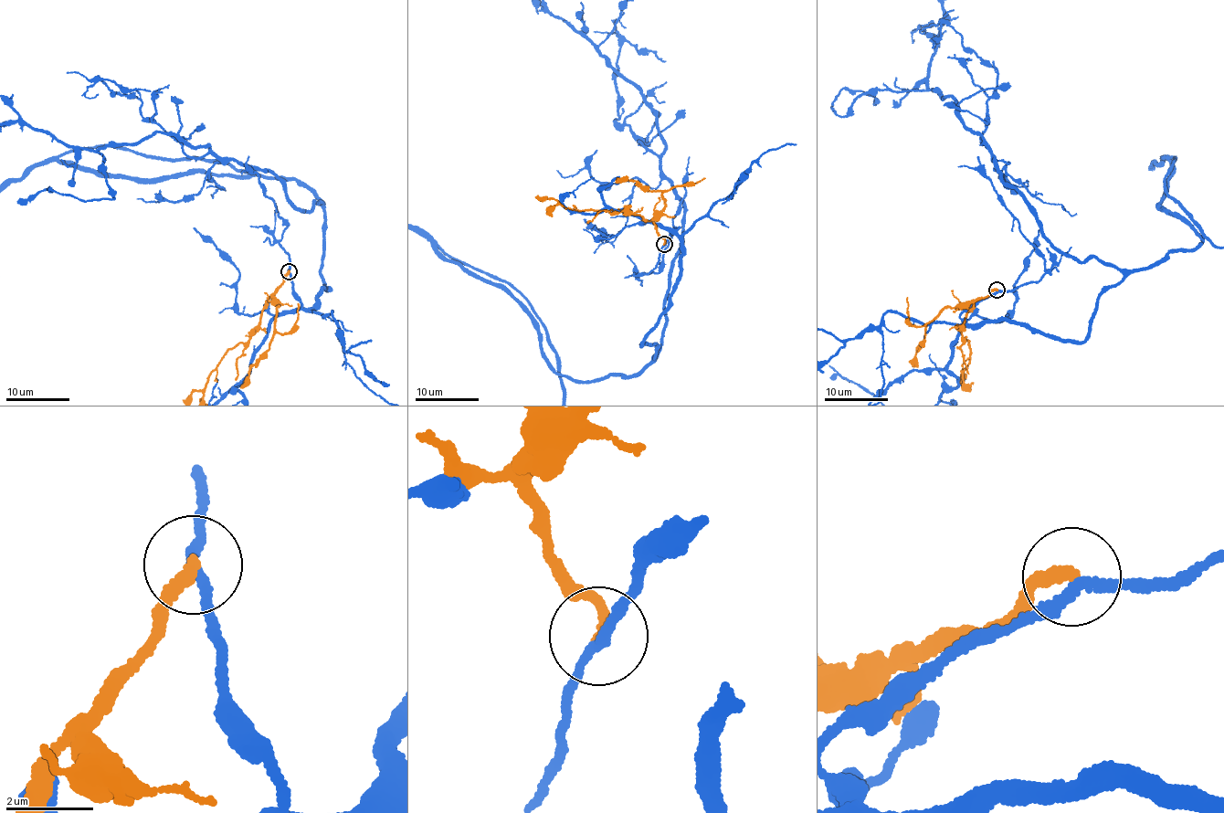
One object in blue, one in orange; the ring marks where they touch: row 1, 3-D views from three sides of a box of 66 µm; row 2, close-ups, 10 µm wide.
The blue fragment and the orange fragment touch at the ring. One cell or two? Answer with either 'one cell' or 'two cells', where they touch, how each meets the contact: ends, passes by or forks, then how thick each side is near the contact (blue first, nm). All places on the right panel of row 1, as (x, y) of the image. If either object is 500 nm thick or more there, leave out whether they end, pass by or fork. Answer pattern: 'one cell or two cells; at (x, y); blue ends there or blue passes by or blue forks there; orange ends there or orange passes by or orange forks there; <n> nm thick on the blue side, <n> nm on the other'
two cells; at (997, 290); blue passes by; orange ends there; 200 nm thick on the blue side, 260 nm on the other

